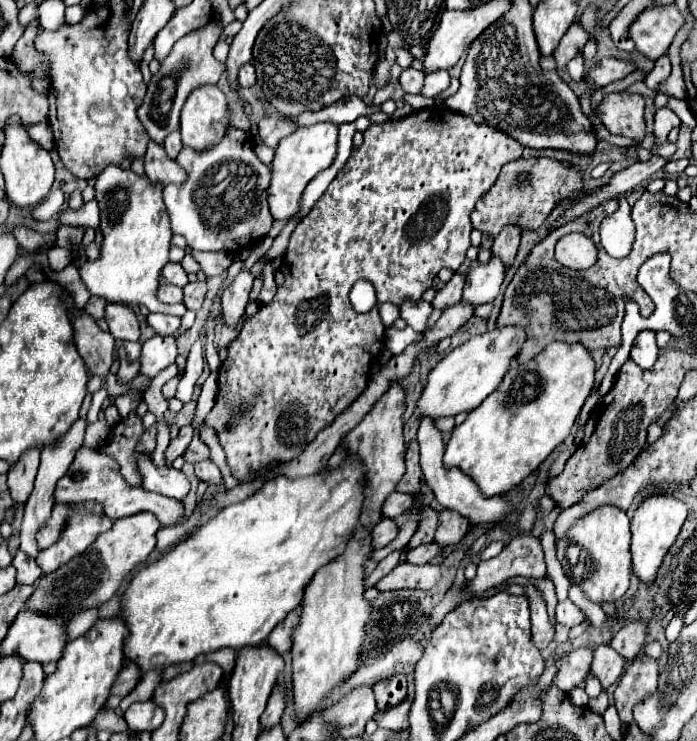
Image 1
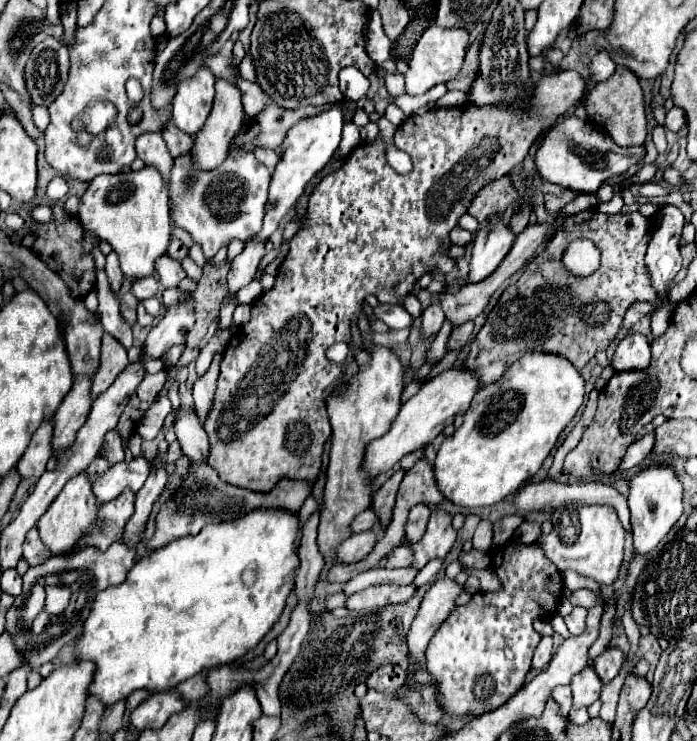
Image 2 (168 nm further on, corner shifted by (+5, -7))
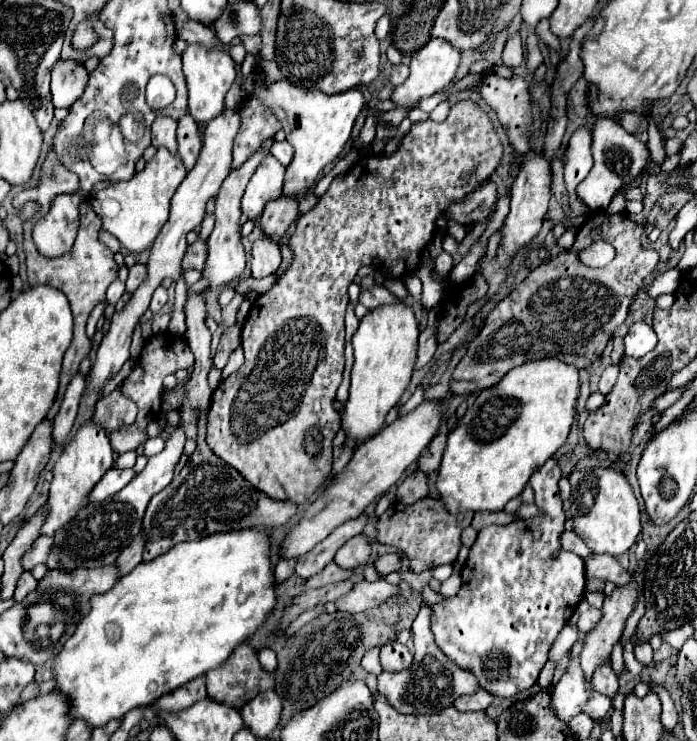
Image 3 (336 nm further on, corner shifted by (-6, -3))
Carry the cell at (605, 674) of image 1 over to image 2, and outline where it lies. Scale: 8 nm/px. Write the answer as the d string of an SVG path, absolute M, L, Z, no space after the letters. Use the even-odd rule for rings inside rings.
M586 667L586 671L580 671L576 677L572 677L570 687L574 697L574 707L588 707L600 697L602 681L592 667Z

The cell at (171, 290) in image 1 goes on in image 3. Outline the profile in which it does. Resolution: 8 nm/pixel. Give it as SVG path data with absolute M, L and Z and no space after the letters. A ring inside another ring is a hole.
M135 263L133 267L129 267L129 277L127 277L127 291L129 293L133 293L139 287L139 283L145 279L145 273L147 273L147 269L141 263Z

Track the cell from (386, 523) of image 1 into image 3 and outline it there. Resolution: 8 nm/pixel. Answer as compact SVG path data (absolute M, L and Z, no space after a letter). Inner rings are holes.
M355 535L337 551L335 563L343 569L355 569L369 559L369 553L371 545L367 543L367 539L363 535Z

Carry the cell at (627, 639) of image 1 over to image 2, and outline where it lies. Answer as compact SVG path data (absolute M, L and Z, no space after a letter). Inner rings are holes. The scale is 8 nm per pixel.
M608 647L602 655L598 655L594 659L594 667L596 667L596 673L600 675L602 683L608 683L618 675L624 659L626 659L626 655L620 647Z

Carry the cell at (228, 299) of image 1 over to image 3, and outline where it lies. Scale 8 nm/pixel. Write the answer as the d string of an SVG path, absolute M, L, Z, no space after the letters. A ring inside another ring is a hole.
M281 195L273 201L267 203L263 209L263 217L259 221L265 237L279 237L287 231L287 227L297 219L299 207L297 207L297 197L293 195Z

